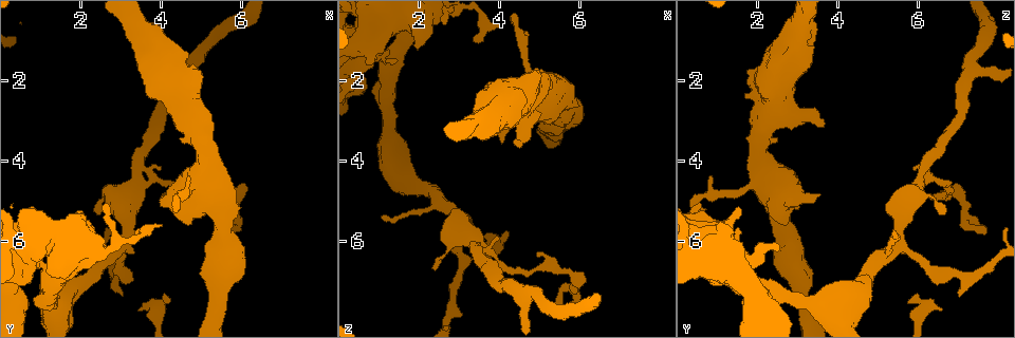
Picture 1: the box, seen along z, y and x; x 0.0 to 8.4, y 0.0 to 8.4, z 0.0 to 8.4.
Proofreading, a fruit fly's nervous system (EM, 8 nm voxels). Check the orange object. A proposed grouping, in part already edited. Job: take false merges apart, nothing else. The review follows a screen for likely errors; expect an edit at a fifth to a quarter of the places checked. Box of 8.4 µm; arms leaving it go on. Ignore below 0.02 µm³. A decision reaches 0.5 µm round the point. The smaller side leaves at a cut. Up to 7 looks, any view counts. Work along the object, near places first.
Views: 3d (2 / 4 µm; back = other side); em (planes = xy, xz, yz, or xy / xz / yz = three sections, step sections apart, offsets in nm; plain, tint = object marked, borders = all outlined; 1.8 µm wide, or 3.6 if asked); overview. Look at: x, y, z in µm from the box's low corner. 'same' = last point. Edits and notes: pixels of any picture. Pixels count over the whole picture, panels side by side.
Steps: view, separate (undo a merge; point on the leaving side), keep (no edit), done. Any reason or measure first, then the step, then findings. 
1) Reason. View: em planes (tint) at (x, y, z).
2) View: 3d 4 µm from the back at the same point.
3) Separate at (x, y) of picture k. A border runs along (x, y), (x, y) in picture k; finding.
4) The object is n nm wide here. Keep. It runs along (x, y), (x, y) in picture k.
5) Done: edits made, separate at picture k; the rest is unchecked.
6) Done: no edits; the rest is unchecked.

Thick turns thin. View: 3d 4 µm at (3.90, 1.30, 2.90).

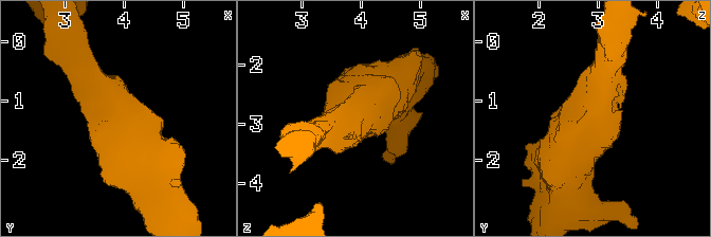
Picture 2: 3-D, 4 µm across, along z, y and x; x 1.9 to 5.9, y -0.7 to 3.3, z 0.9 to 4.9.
Now the EM. View: em planes (tint) at (3.90, 1.40, 2.90).

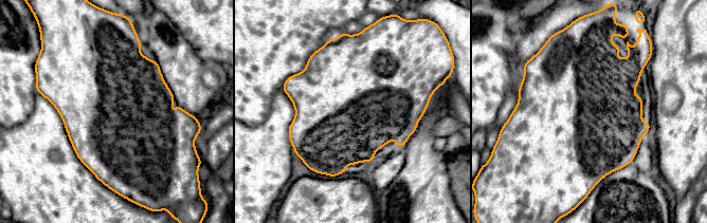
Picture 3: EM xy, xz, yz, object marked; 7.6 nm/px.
Keep. One neuron here.

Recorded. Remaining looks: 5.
Touches itself. View: em xy step 16 (tint) at (1.00, 6.45, 1.45).

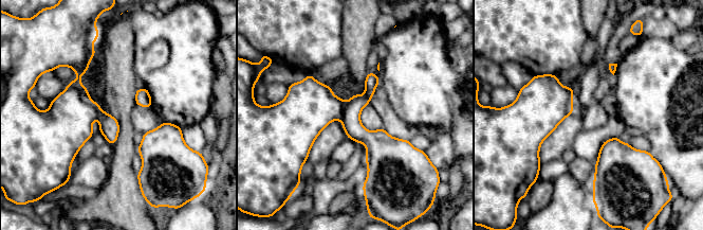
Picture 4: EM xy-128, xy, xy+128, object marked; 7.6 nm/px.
View: em planes (tint) at the same point.

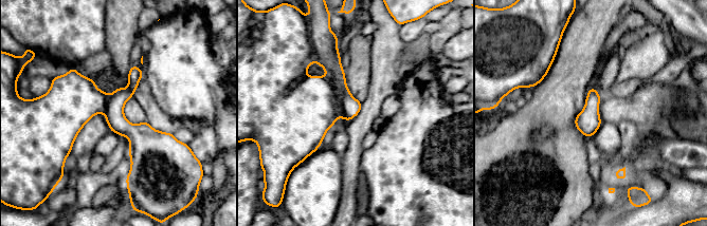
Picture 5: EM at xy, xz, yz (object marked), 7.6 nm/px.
The object is 180 nm wide here. Separate at (114, 116) of picture 5. A border runs along (108, 95), (103, 112) in picture 5; a second neuron is stuck on.

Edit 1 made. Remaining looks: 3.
Done: edits made, separate at picture 5; the rest is unchecked.

